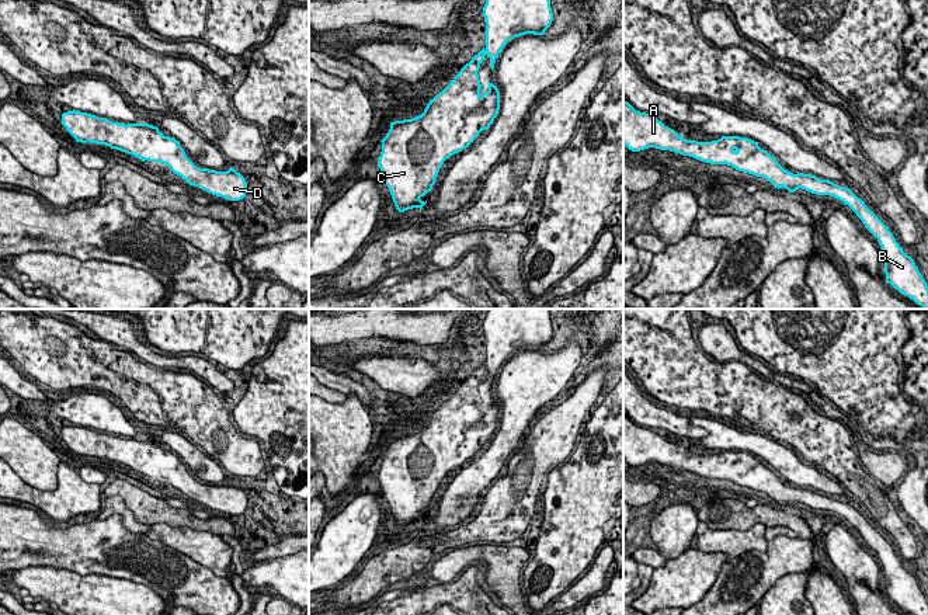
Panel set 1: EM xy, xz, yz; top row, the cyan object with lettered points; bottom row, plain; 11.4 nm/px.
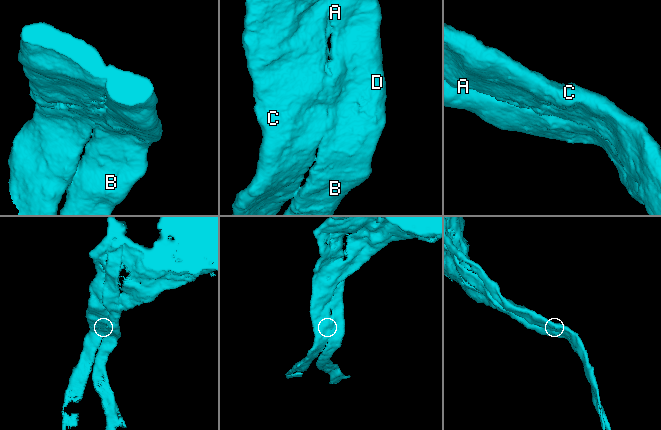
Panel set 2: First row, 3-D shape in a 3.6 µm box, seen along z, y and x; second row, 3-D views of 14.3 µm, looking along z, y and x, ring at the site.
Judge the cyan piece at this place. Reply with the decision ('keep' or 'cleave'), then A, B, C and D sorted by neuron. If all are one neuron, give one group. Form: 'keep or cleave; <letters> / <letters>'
cleave; A B D / C

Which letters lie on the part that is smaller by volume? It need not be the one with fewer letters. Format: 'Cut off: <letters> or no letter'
Cut off: A, B, D

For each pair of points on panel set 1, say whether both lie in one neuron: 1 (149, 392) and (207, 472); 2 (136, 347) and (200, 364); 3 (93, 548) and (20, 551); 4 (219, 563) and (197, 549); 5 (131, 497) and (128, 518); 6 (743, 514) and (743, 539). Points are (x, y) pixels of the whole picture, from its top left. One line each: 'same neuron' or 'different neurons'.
1: different neurons
2: same neuron
3: same neuron
4: same neuron
5: different neurons
6: different neurons

